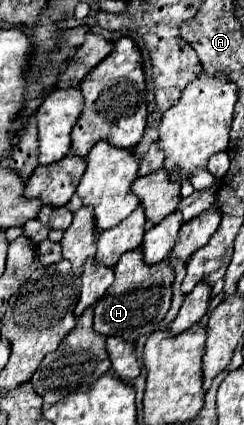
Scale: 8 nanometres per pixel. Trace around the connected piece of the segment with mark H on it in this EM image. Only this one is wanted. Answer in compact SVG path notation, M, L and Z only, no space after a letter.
M140 247L136 251L124 253L114 265L114 271L116 279L110 285L110 291L94 307L94 329L108 337L124 337L126 341L136 341L138 337L154 333L160 321L166 317L172 301L174 267L170 265L170 259L146 265Z

